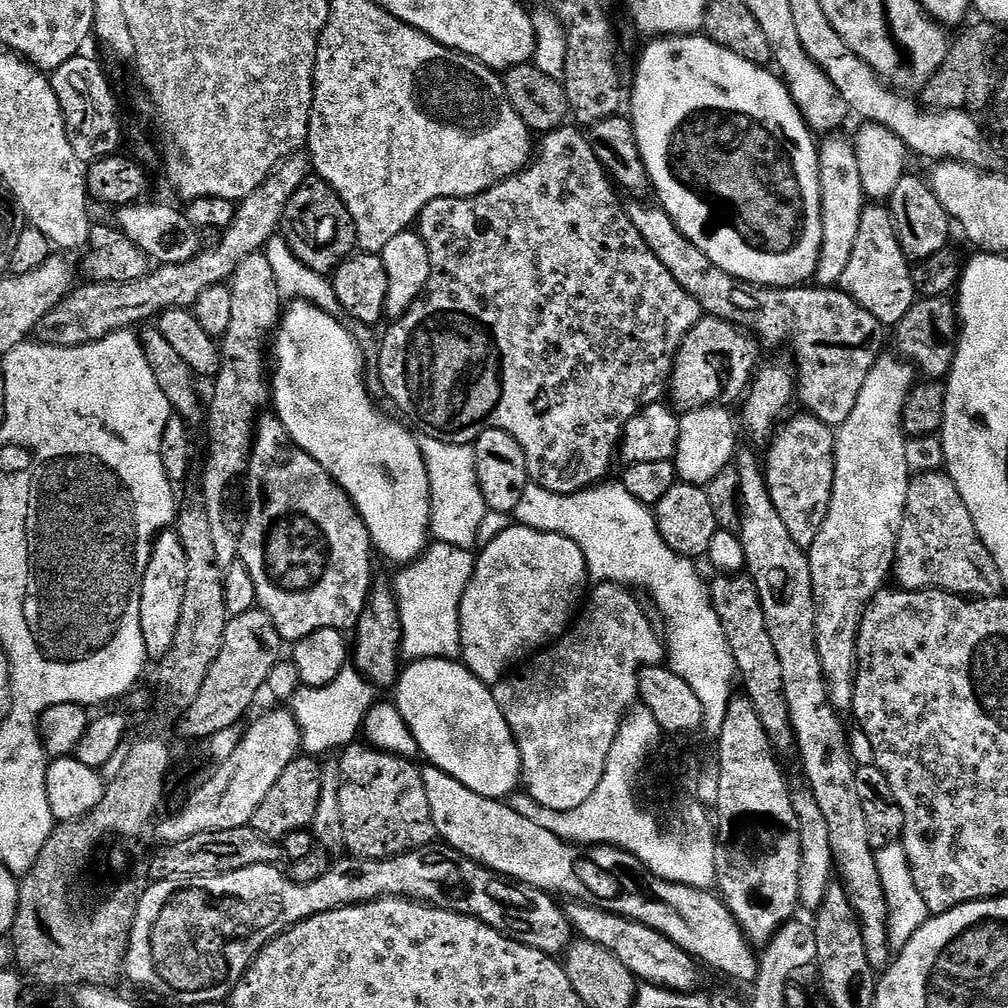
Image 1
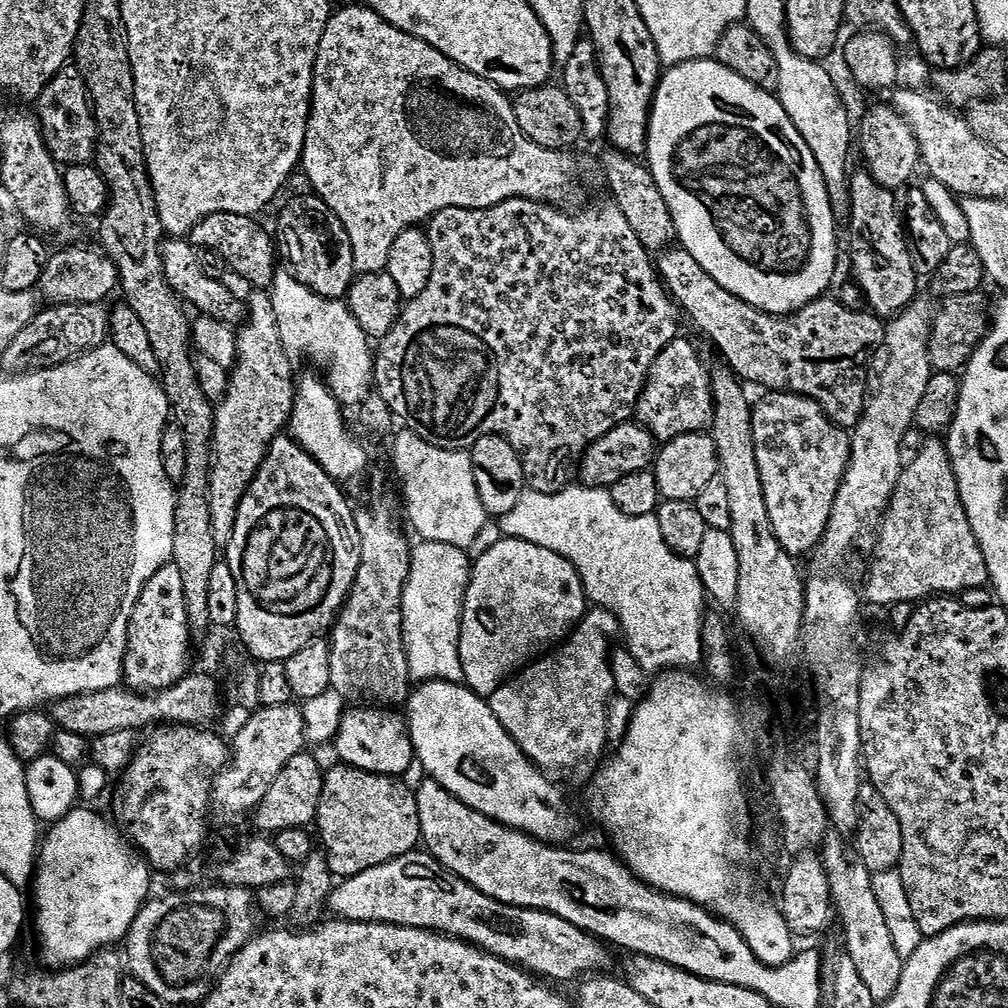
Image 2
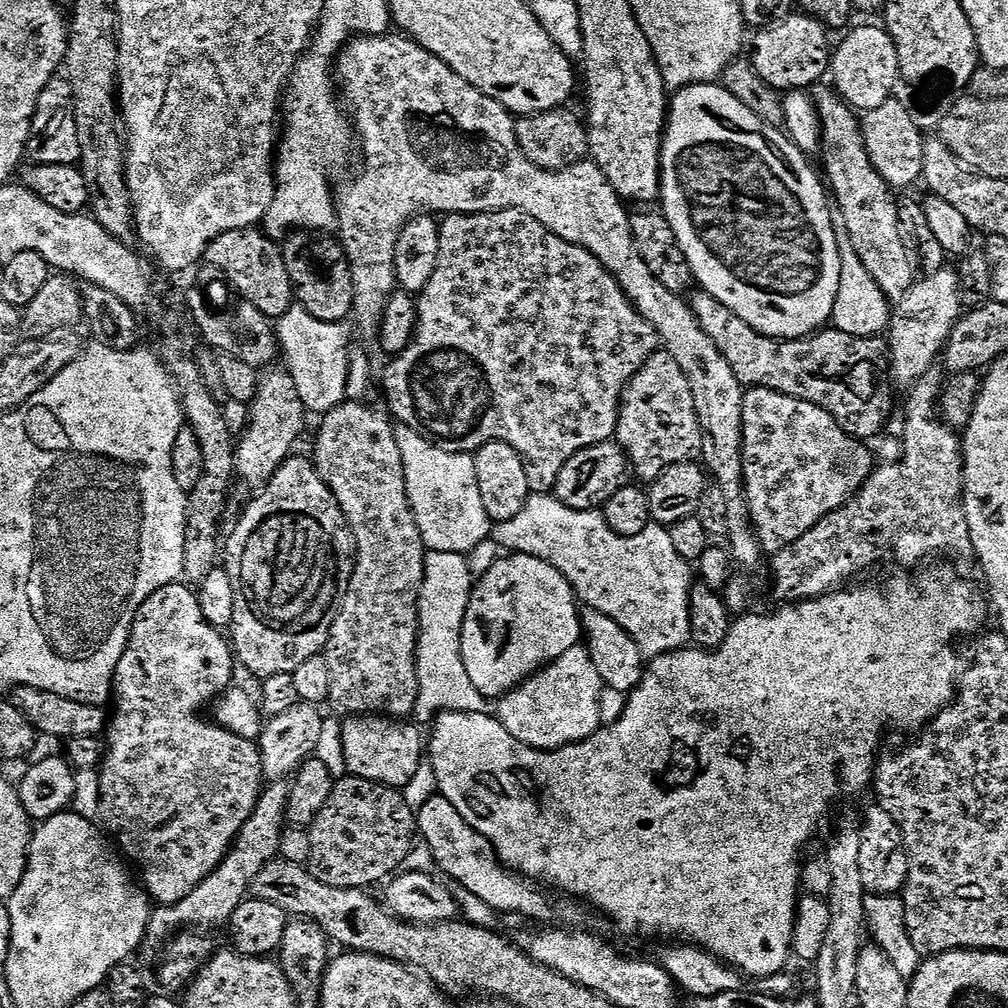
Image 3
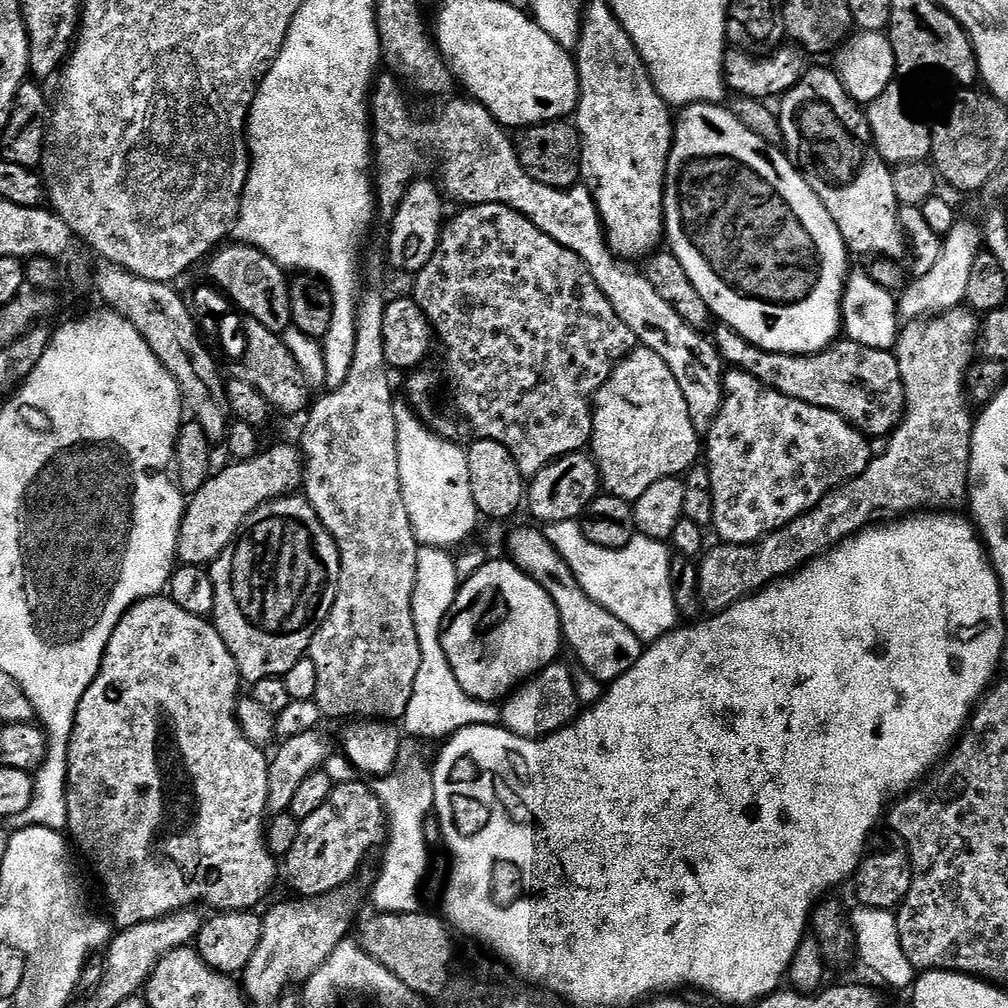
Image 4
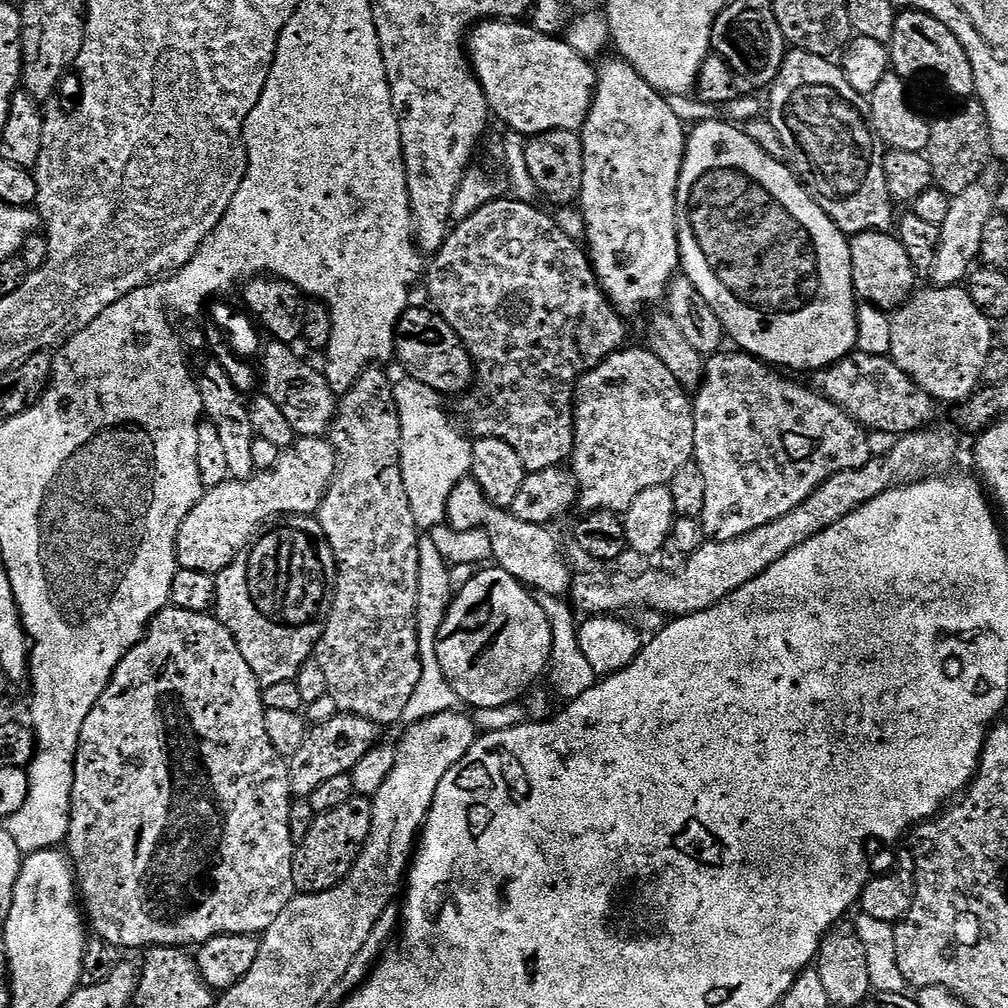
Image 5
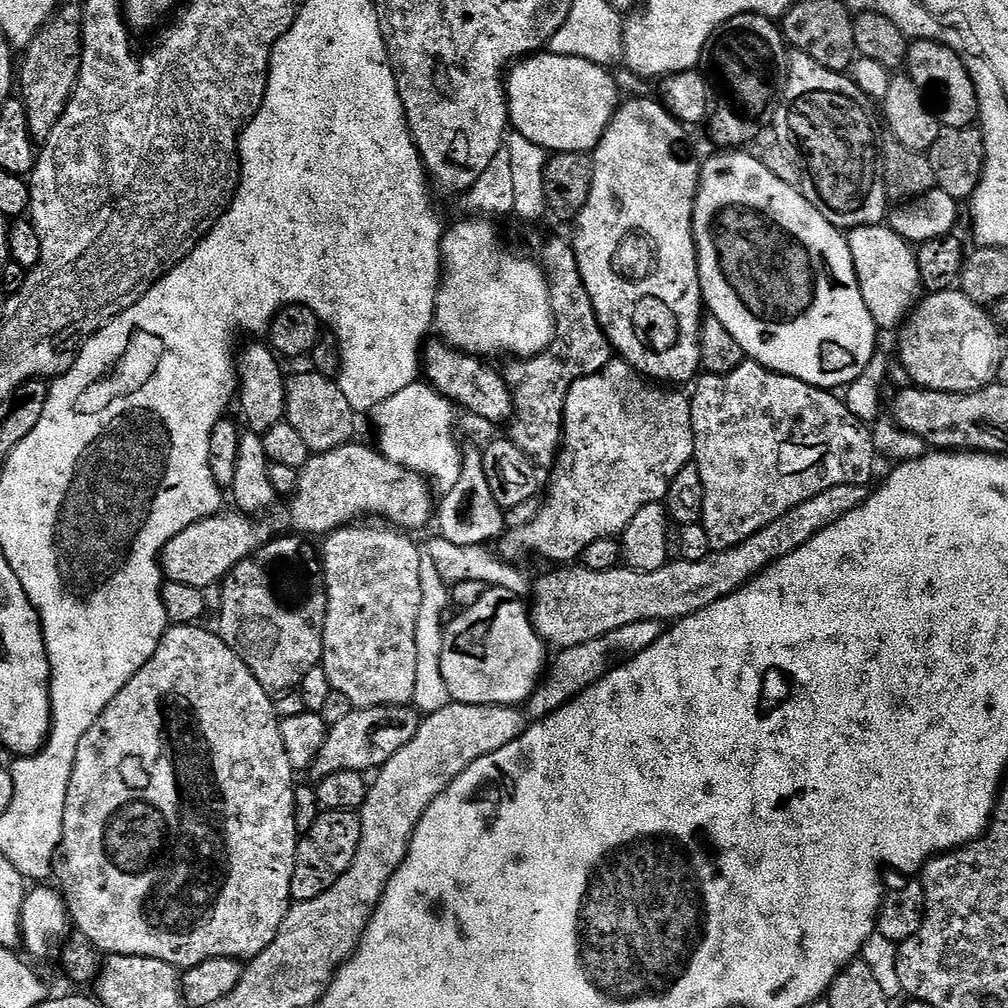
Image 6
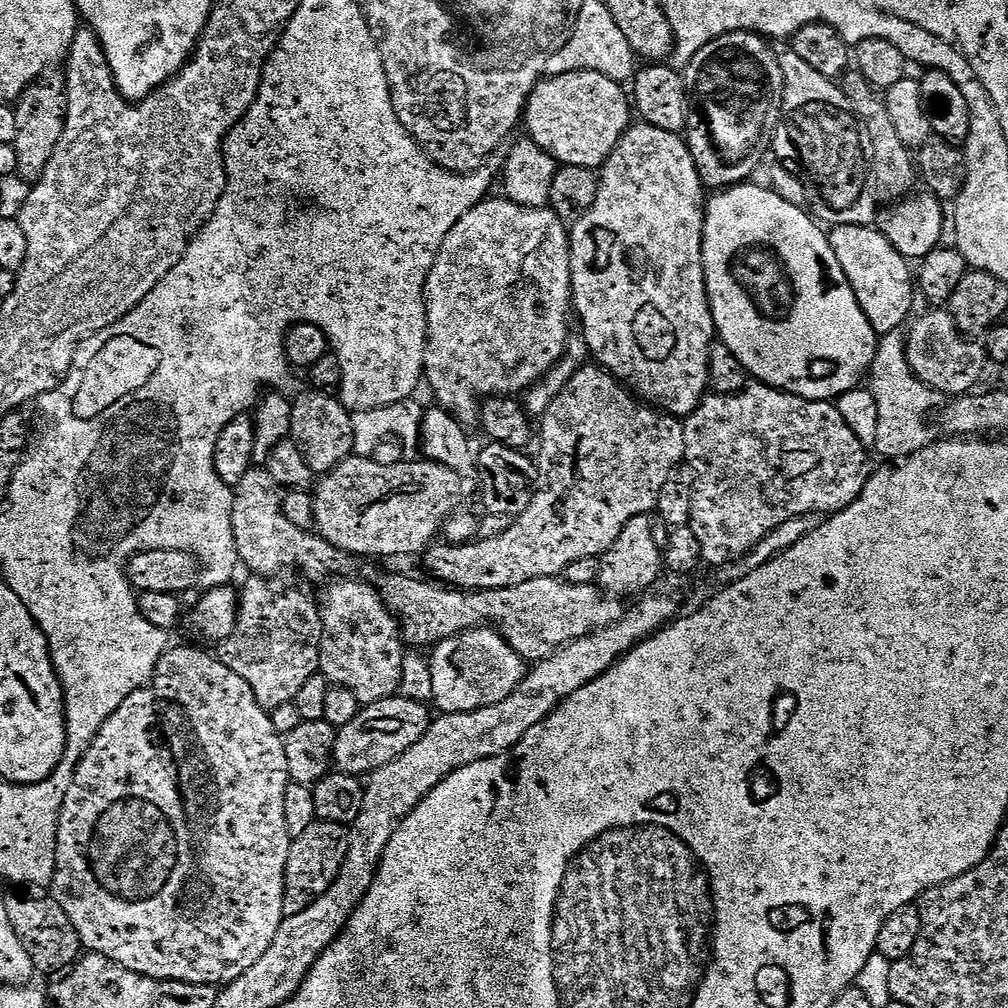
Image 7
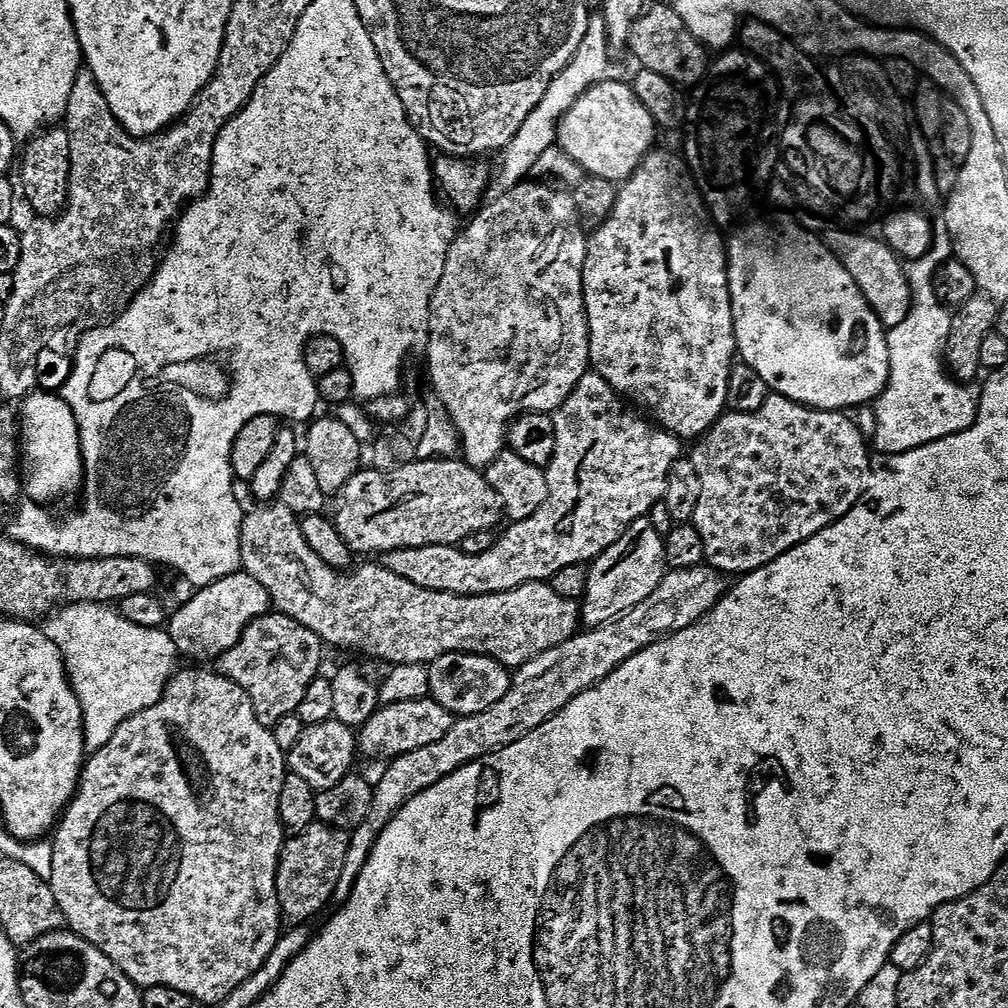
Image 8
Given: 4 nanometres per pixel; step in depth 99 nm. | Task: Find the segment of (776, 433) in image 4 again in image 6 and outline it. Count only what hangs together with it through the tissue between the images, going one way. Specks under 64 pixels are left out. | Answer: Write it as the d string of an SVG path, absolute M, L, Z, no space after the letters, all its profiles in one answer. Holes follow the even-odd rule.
M750 359L721 376L701 375L695 384L696 393L690 396L692 460L701 478L698 523L706 532L709 549L733 548L791 508L828 488L869 483L872 467L878 462L873 433L849 419L839 395L810 386L798 378L771 372Z

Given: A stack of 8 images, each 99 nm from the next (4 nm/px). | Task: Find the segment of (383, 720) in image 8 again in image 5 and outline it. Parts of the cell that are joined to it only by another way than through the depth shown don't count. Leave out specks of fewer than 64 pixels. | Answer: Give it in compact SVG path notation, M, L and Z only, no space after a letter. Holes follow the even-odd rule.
M337 714L328 721L317 724L305 735L298 754L290 757L290 776L297 793L311 794L335 776L346 776L363 761L363 756L371 751L381 739L381 729L372 720L361 716Z

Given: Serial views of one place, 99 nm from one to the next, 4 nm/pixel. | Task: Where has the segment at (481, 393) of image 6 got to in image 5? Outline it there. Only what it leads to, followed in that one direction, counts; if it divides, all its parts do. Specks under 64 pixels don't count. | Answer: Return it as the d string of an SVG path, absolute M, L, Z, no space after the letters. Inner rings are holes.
M412 306L402 314L396 327L395 363L400 363L411 379L426 382L426 386L439 392L441 397L459 397L474 384L472 355L464 349L462 338L458 338L458 334L442 317L424 308Z

